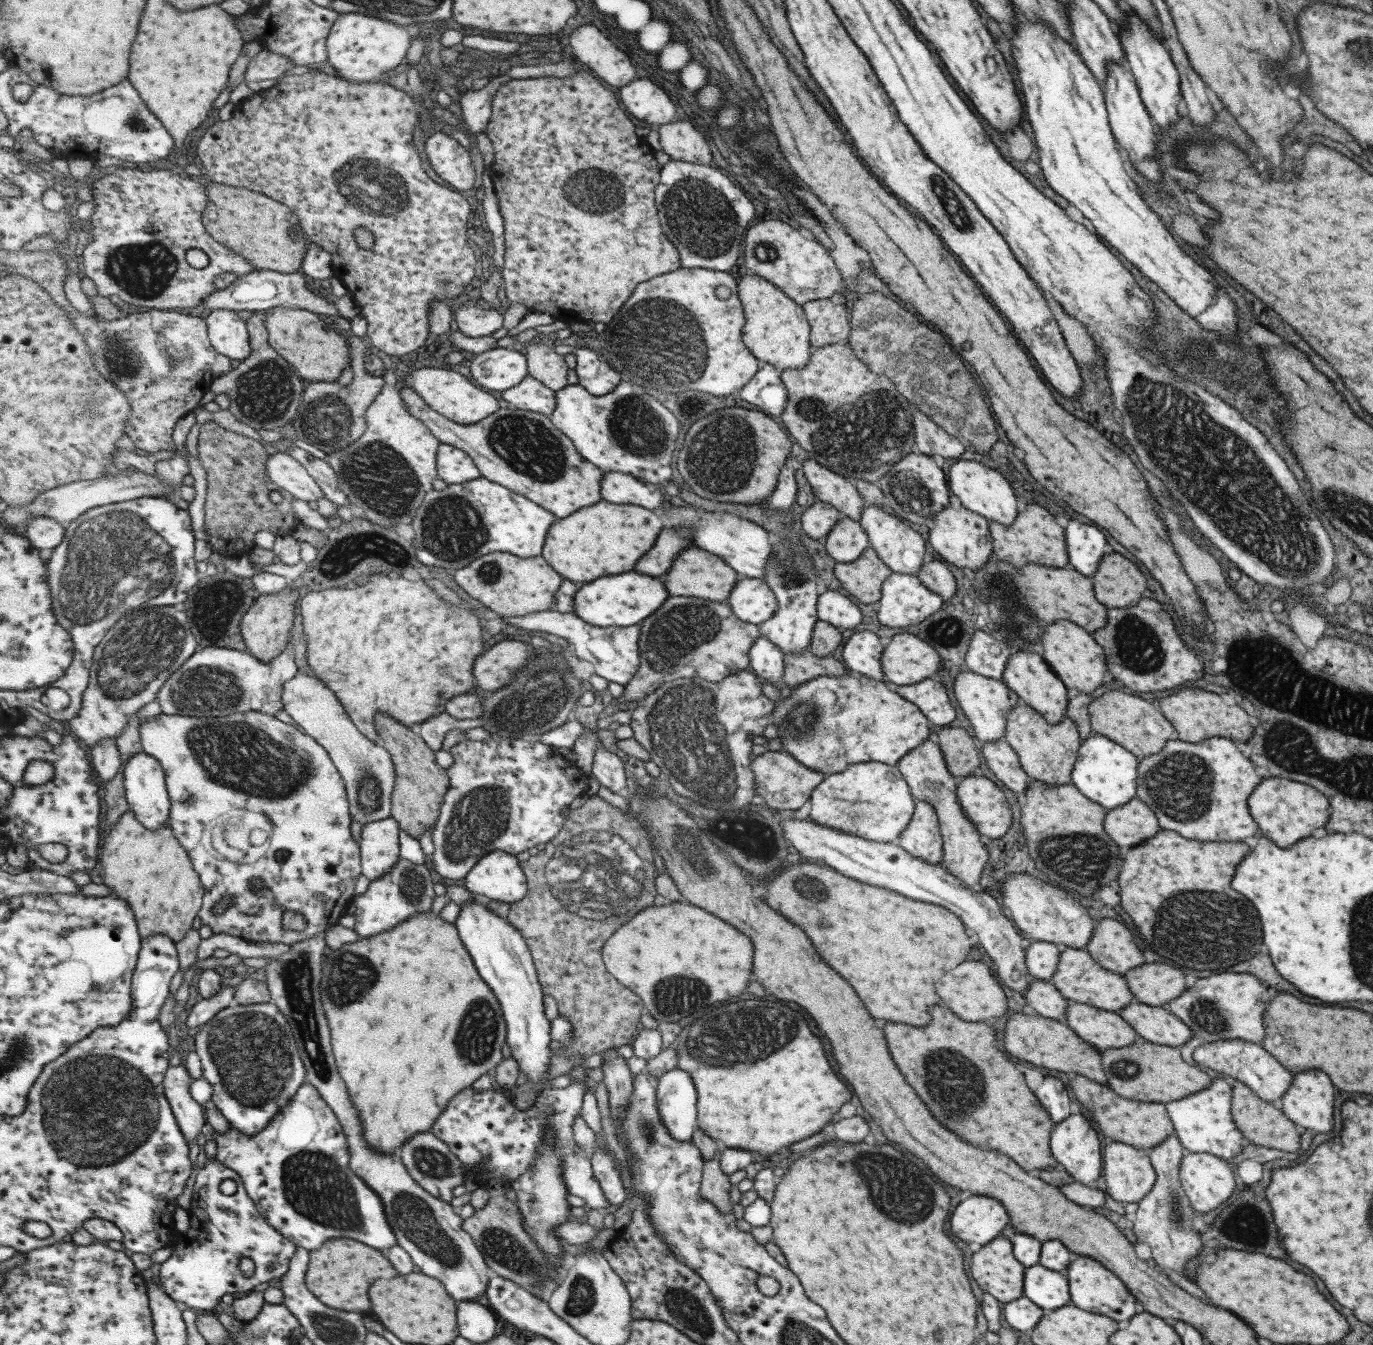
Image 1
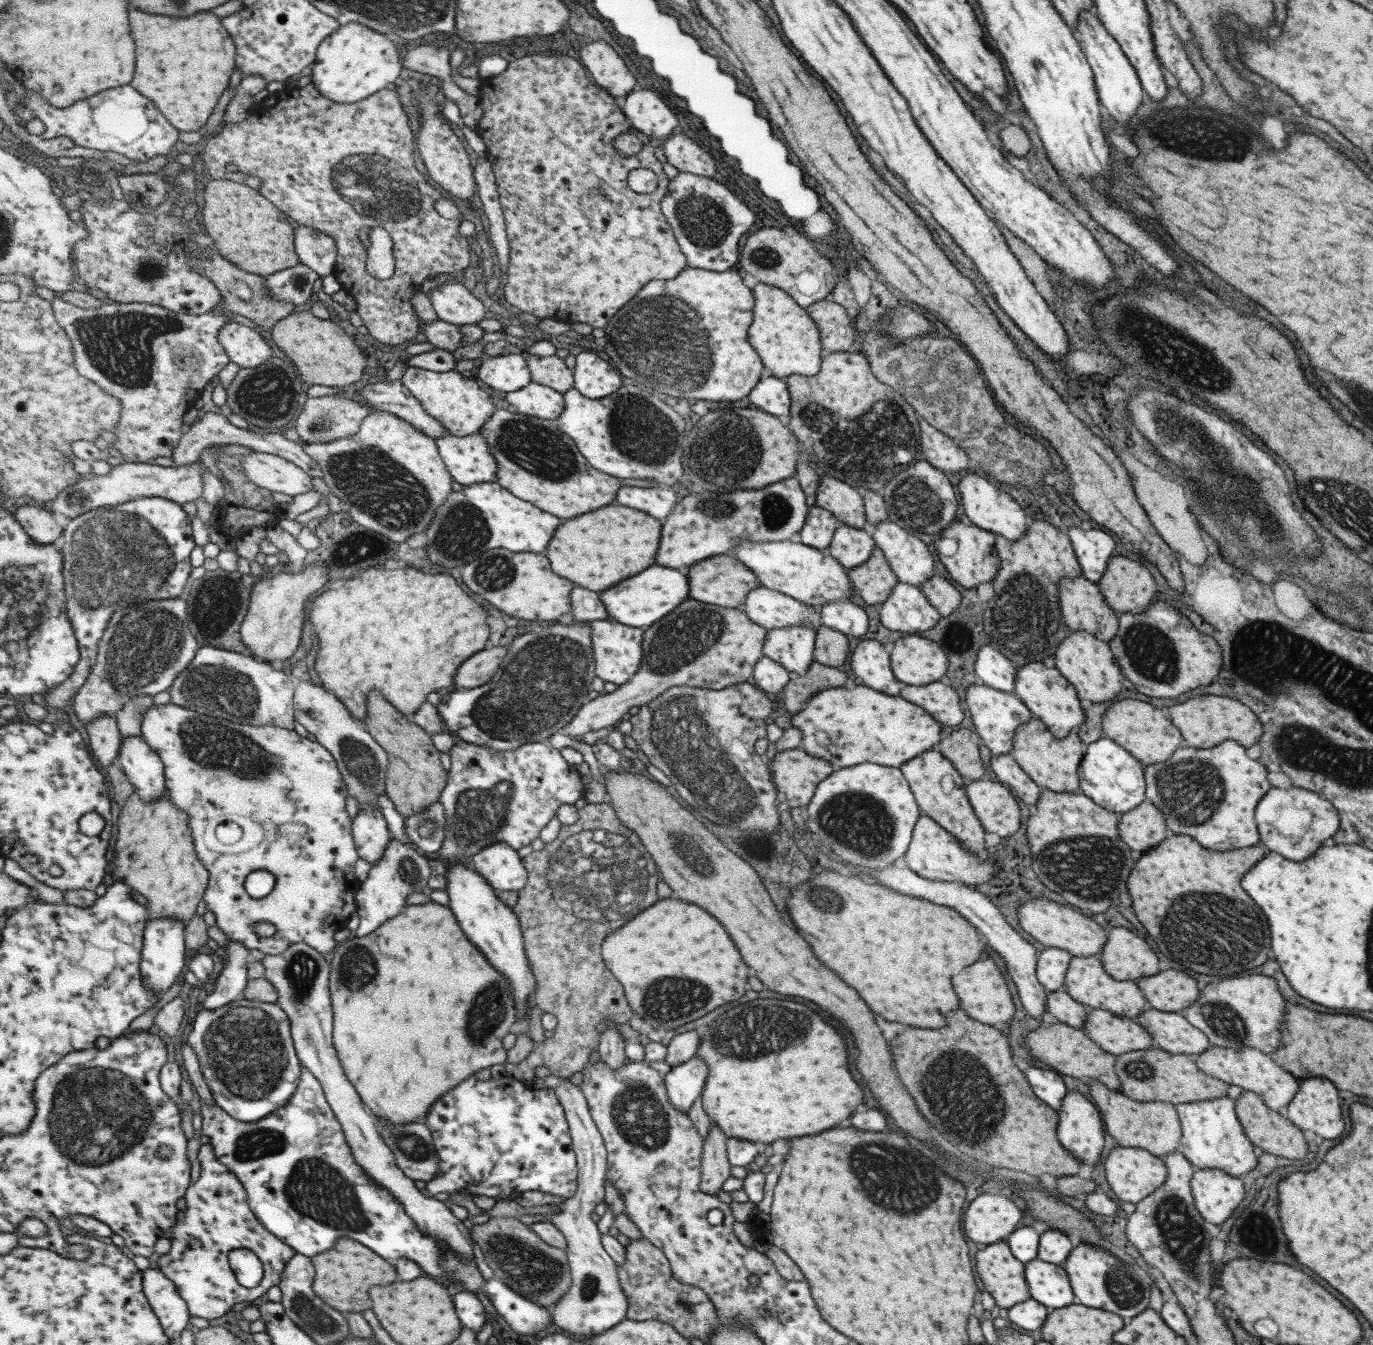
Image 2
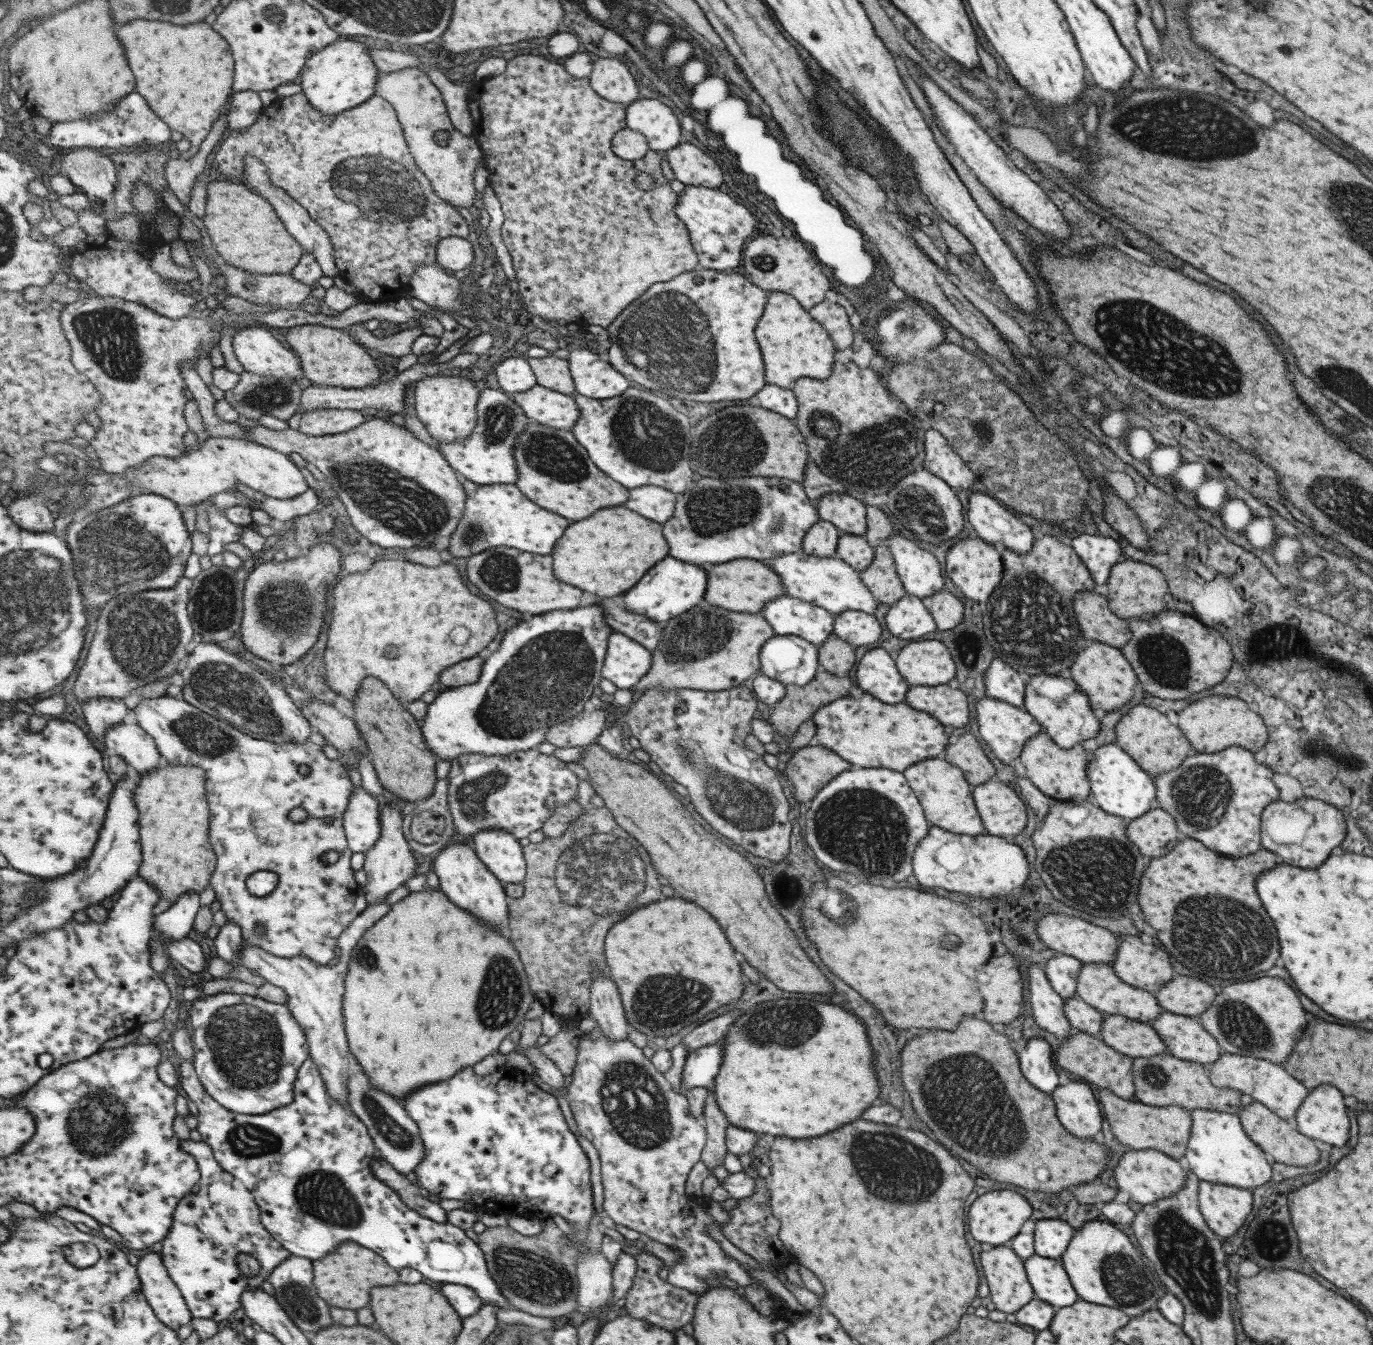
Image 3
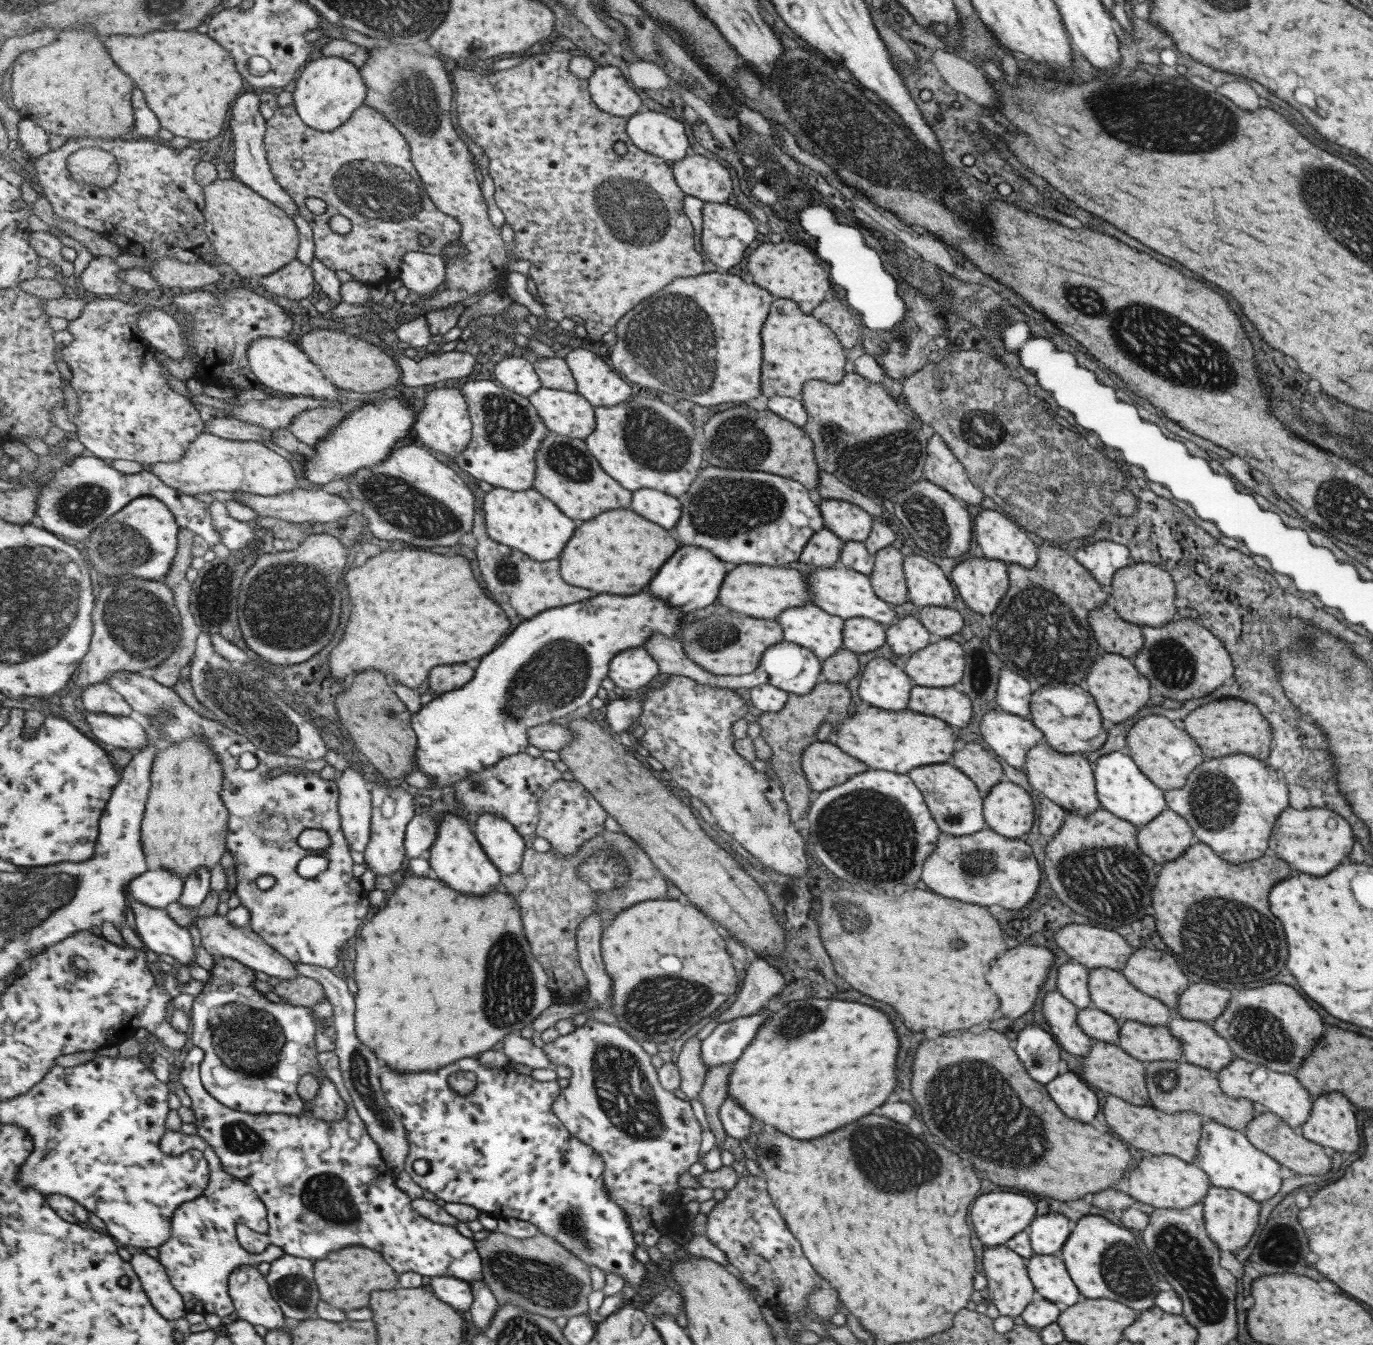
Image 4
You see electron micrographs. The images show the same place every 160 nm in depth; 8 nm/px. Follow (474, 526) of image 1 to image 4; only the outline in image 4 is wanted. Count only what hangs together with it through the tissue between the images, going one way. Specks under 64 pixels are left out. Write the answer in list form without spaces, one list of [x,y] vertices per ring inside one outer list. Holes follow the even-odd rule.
[[[493,487],[485,493],[483,502],[483,508],[486,510],[485,530],[491,540],[497,540],[499,544],[531,554],[531,558],[539,562],[559,558],[577,530],[575,520],[565,516],[557,508],[557,504],[553,504],[549,498],[543,498],[543,494],[537,489],[515,491]]]

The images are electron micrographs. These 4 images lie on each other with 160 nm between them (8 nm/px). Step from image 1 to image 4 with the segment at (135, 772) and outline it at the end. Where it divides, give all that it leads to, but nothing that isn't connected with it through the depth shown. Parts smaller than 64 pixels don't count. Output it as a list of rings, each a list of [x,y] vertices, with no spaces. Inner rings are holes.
[[[85,711],[85,720],[92,734],[109,748],[122,748],[133,754],[148,747],[145,728],[133,718]]]

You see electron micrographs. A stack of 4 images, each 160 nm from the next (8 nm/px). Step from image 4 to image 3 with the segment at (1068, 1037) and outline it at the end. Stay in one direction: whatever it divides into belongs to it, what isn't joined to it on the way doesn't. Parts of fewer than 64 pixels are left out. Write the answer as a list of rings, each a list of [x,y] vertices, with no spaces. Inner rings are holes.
[[[1035,963],[1027,968],[1027,1000],[1033,1014],[1031,1018],[1039,1029],[1053,1034],[1061,1042],[1068,1039],[1072,1029],[1063,1016],[1064,1000],[1055,994],[1043,968]]]

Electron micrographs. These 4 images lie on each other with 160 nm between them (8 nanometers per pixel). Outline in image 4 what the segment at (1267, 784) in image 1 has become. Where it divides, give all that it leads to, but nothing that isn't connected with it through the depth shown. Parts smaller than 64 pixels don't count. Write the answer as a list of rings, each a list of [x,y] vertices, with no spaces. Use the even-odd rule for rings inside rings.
[[[1288,807],[1275,819],[1273,834],[1269,835],[1268,853],[1277,854],[1293,870],[1311,876],[1329,874],[1351,850],[1354,841],[1349,823],[1338,814],[1323,807],[1309,807],[1295,810]]]

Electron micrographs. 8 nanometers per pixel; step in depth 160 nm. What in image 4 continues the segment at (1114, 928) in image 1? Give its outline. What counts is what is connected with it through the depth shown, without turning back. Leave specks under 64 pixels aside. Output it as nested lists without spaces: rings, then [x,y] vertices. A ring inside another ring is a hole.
[[[1133,950],[1120,970],[1139,993],[1160,1000],[1174,1013],[1179,995],[1188,987],[1173,956],[1159,950]]]

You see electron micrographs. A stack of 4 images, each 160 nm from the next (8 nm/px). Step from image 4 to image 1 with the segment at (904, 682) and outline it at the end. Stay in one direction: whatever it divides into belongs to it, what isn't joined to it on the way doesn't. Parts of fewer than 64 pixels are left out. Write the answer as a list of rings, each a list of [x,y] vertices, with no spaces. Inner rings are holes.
[[[853,630],[853,634],[841,648],[843,665],[851,670],[852,674],[885,681],[881,665],[879,665],[881,650],[883,650],[883,646],[873,632]]]

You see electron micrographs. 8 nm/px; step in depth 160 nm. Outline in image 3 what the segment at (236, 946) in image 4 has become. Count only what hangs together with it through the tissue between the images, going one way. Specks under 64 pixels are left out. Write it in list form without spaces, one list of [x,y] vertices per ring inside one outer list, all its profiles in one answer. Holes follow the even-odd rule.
[[[379,903],[368,907],[351,923],[351,926],[339,936],[338,958],[332,964],[319,964],[306,956],[283,958],[268,953],[257,945],[245,942],[240,958],[248,969],[256,972],[267,982],[276,984],[284,989],[289,1000],[287,1006],[298,1020],[299,1026],[306,1031],[307,1040],[310,1042],[310,1060],[315,1062],[324,1078],[327,1090],[334,1099],[343,1104],[350,1104],[350,1076],[351,1049],[346,1034],[346,1019],[343,1016],[343,999],[346,994],[346,978],[349,974],[351,956],[356,952],[358,942],[364,934],[378,921],[381,920],[394,904]]]

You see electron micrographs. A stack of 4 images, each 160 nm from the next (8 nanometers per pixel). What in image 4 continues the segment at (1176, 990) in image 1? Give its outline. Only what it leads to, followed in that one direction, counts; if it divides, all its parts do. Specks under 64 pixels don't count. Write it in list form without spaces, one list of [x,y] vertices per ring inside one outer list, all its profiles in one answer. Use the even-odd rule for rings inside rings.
[[[1189,982],[1188,987],[1179,995],[1175,1016],[1186,1020],[1207,1022],[1215,1021],[1227,1007],[1229,992],[1223,988],[1217,988],[1209,983]]]

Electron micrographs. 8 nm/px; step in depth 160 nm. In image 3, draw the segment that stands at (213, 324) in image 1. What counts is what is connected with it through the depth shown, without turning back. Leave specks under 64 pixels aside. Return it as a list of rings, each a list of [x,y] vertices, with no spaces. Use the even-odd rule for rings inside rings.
[[[254,325],[251,328],[245,328],[235,332],[232,341],[233,350],[236,358],[244,367],[245,371],[262,374],[263,376],[271,376],[274,378],[285,379],[295,378],[297,381],[306,384],[302,359],[292,349],[275,338],[273,332],[269,332],[263,326]]]

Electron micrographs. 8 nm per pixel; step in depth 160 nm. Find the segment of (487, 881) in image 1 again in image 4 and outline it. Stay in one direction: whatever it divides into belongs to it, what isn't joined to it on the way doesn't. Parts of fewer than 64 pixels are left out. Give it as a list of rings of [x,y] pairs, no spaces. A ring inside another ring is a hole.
[[[493,813],[480,814],[474,832],[483,850],[504,875],[521,872],[527,842],[514,823]]]

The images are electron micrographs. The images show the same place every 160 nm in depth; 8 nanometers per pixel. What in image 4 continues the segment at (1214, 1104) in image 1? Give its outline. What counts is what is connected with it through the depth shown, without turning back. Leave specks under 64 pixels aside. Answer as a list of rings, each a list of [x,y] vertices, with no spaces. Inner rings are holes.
[[[1204,1118],[1201,1125],[1194,1164],[1209,1177],[1211,1186],[1238,1190],[1258,1203],[1269,1200],[1281,1186],[1277,1161],[1251,1146],[1243,1132],[1231,1130],[1210,1119]]]

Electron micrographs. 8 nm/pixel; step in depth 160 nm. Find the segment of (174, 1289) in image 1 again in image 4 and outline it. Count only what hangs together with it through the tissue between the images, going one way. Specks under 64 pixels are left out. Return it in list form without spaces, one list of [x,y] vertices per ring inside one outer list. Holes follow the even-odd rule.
[[[167,1130],[161,1141],[162,1150],[177,1157],[187,1150],[196,1148],[203,1152],[210,1166],[210,1185],[206,1192],[190,1203],[181,1205],[174,1214],[172,1235],[158,1248],[158,1259],[166,1266],[174,1287],[183,1295],[187,1308],[197,1314],[229,1316],[233,1312],[234,1299],[229,1294],[231,1274],[243,1266],[259,1266],[261,1262],[271,1264],[286,1252],[283,1247],[268,1245],[262,1253],[247,1252],[237,1240],[237,1226],[244,1224],[261,1234],[268,1234],[268,1208],[251,1185],[229,1174],[222,1165],[222,1159],[215,1149],[201,1136],[189,1136],[183,1132]]]

